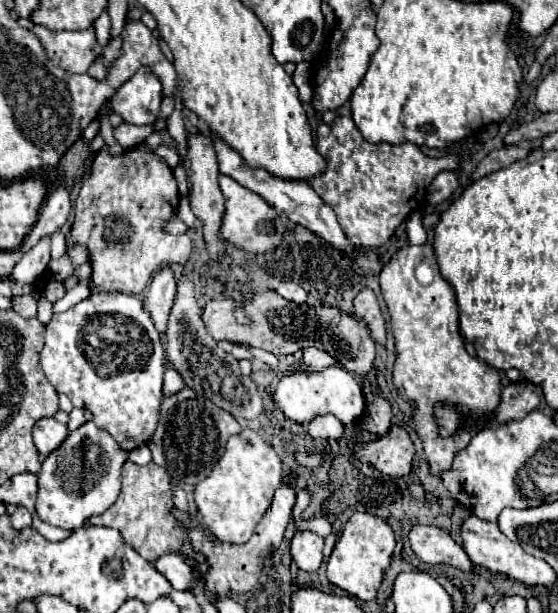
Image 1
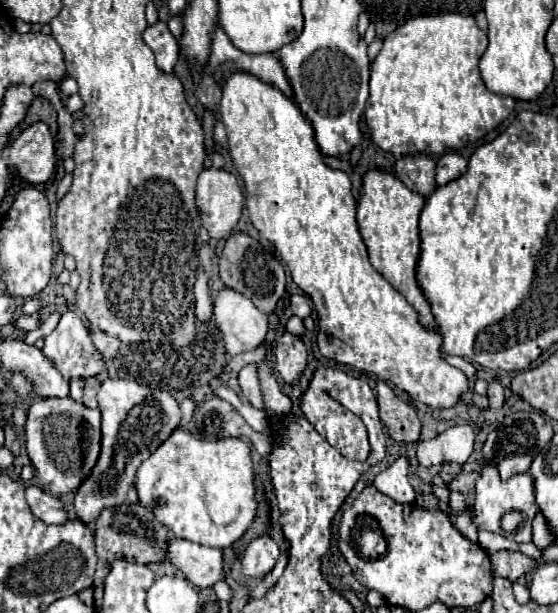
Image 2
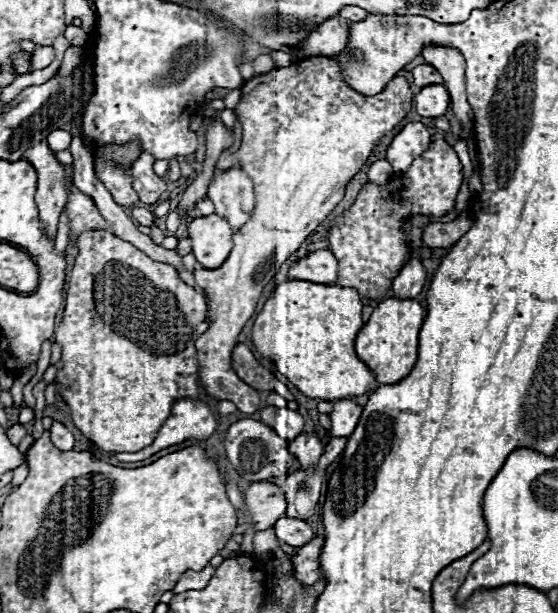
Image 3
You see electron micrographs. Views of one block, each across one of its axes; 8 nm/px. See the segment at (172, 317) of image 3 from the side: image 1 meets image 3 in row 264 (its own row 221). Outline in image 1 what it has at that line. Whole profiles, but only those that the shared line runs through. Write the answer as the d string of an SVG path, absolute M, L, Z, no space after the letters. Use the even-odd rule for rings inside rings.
M138 144L132 150L126 150L118 156L110 156L106 146L96 152L92 170L88 180L84 180L78 196L76 196L76 216L72 230L66 236L68 248L80 244L88 250L88 260L92 264L90 282L100 292L124 292L124 294L140 294L152 282L152 274L162 266L186 264L192 254L190 236L170 236L164 226L176 216L180 202L176 178L172 168L164 158L154 154L146 144Z

